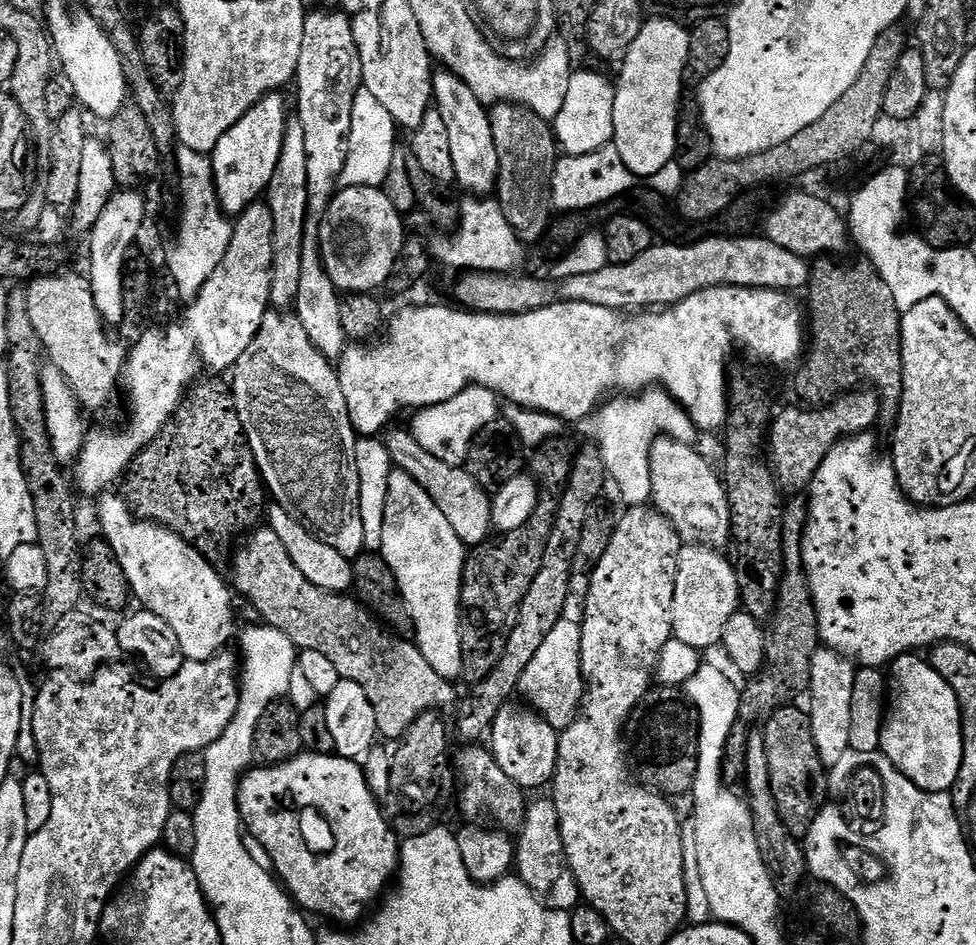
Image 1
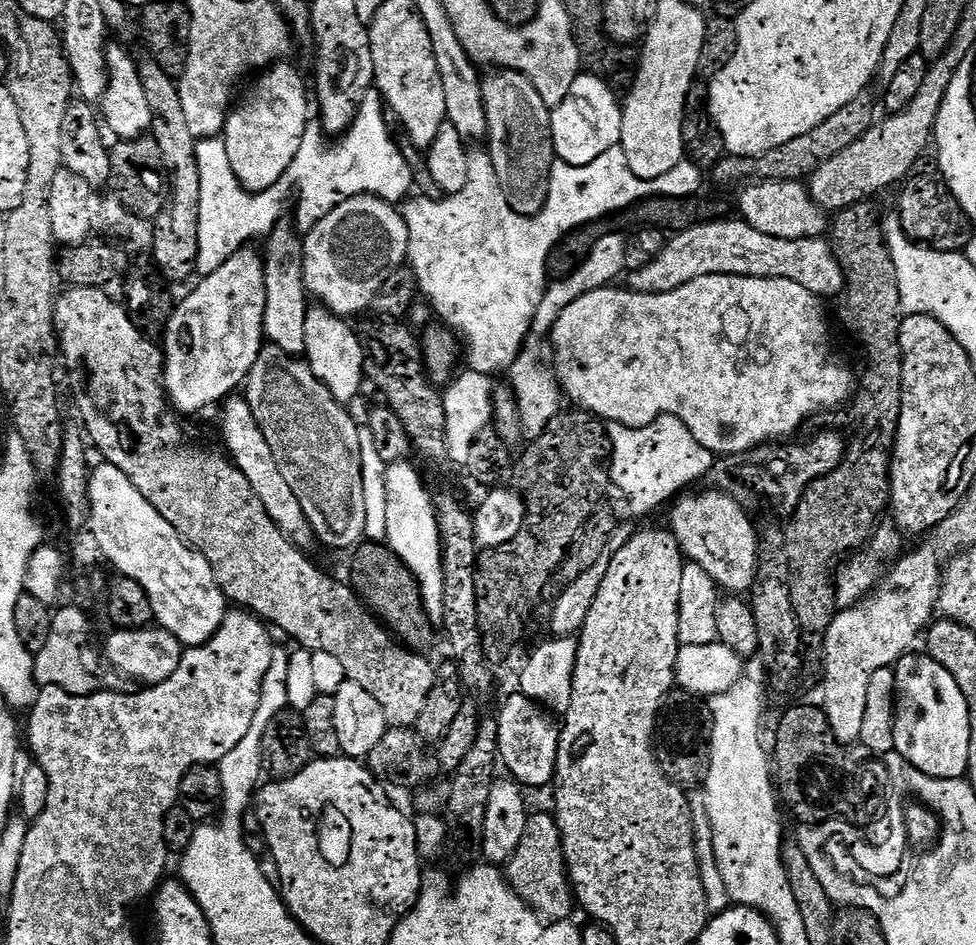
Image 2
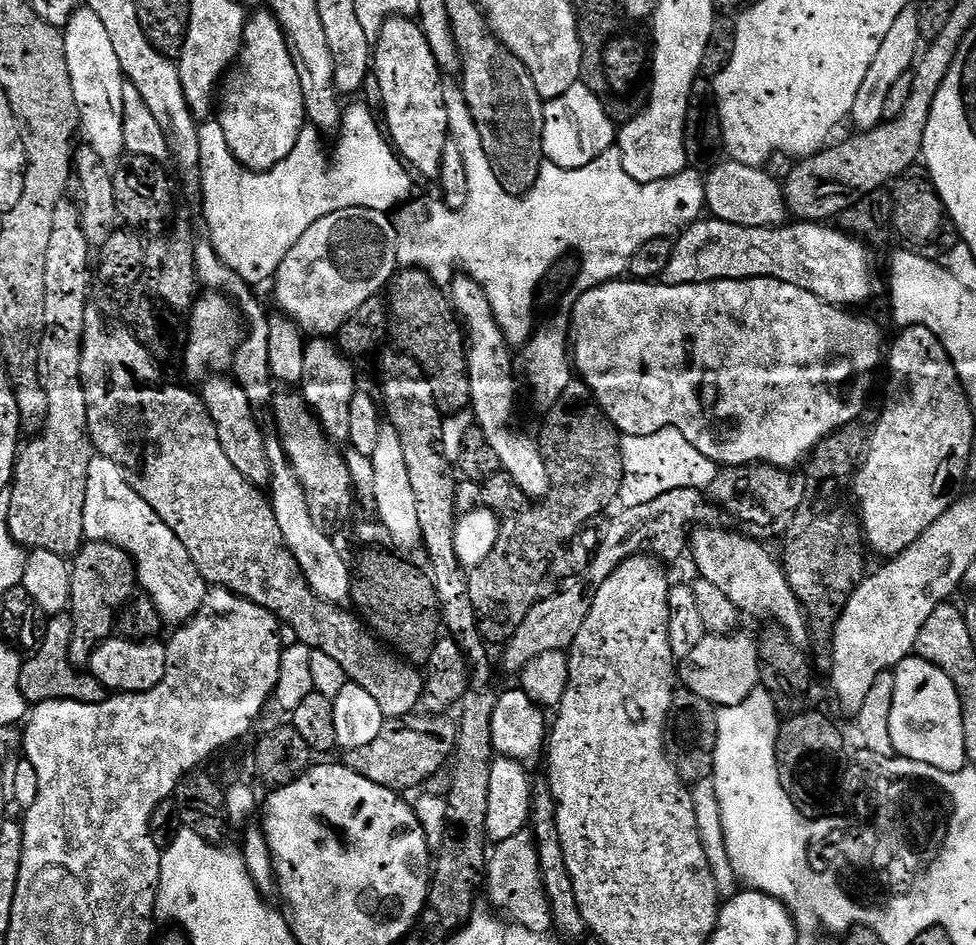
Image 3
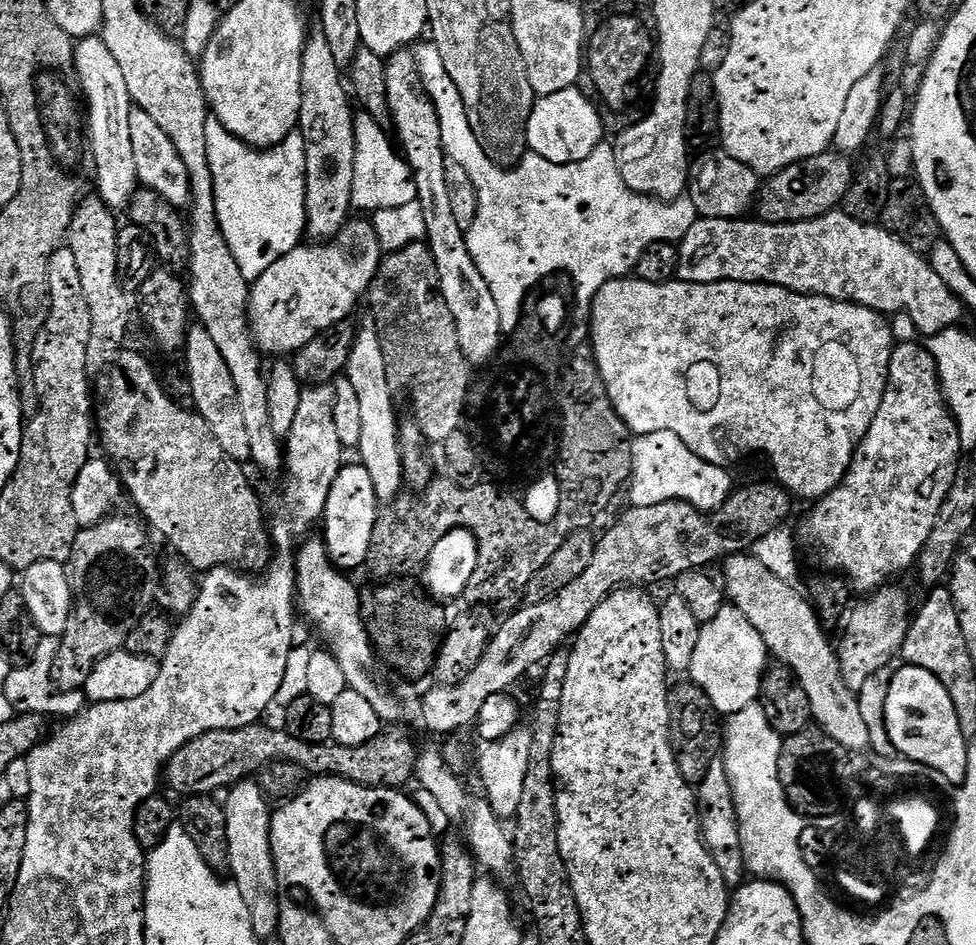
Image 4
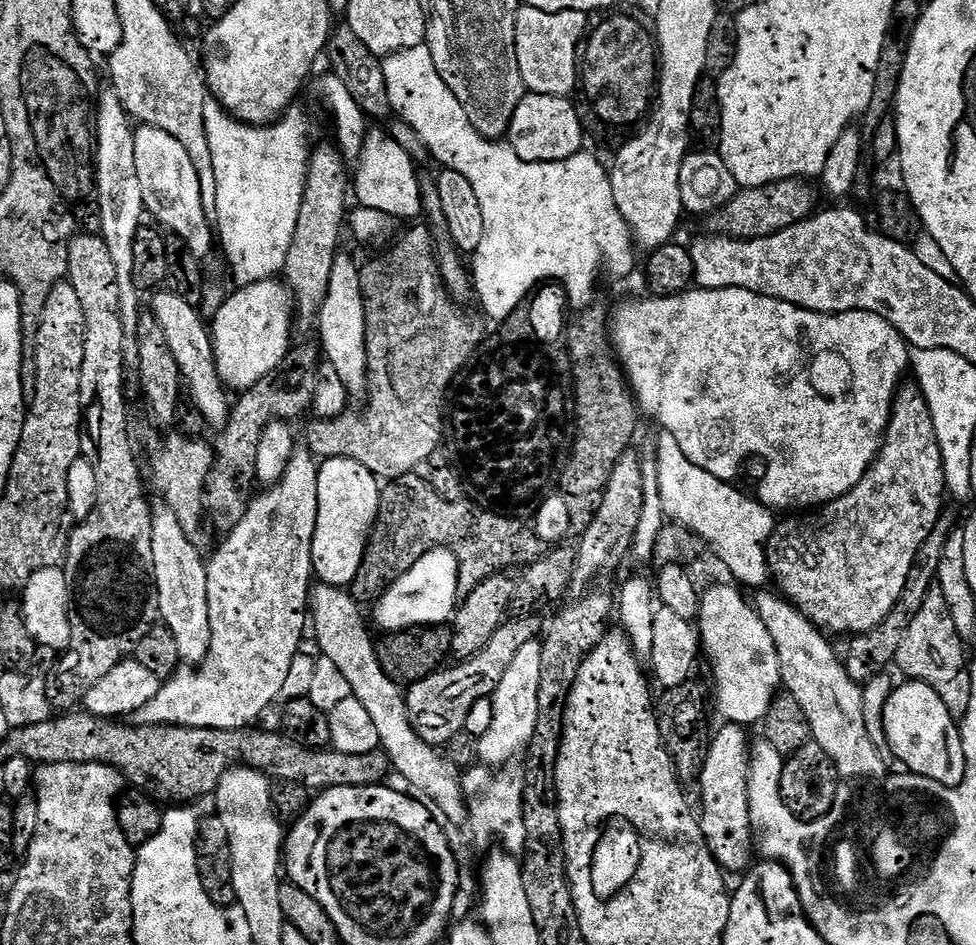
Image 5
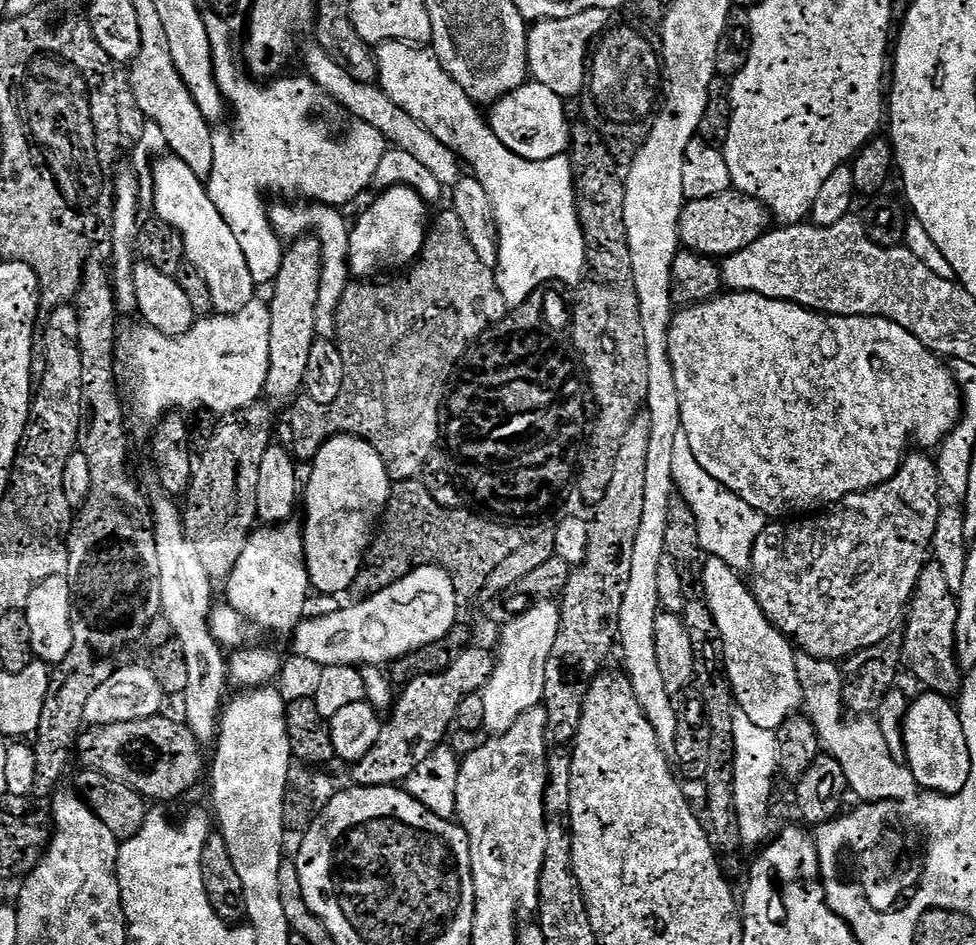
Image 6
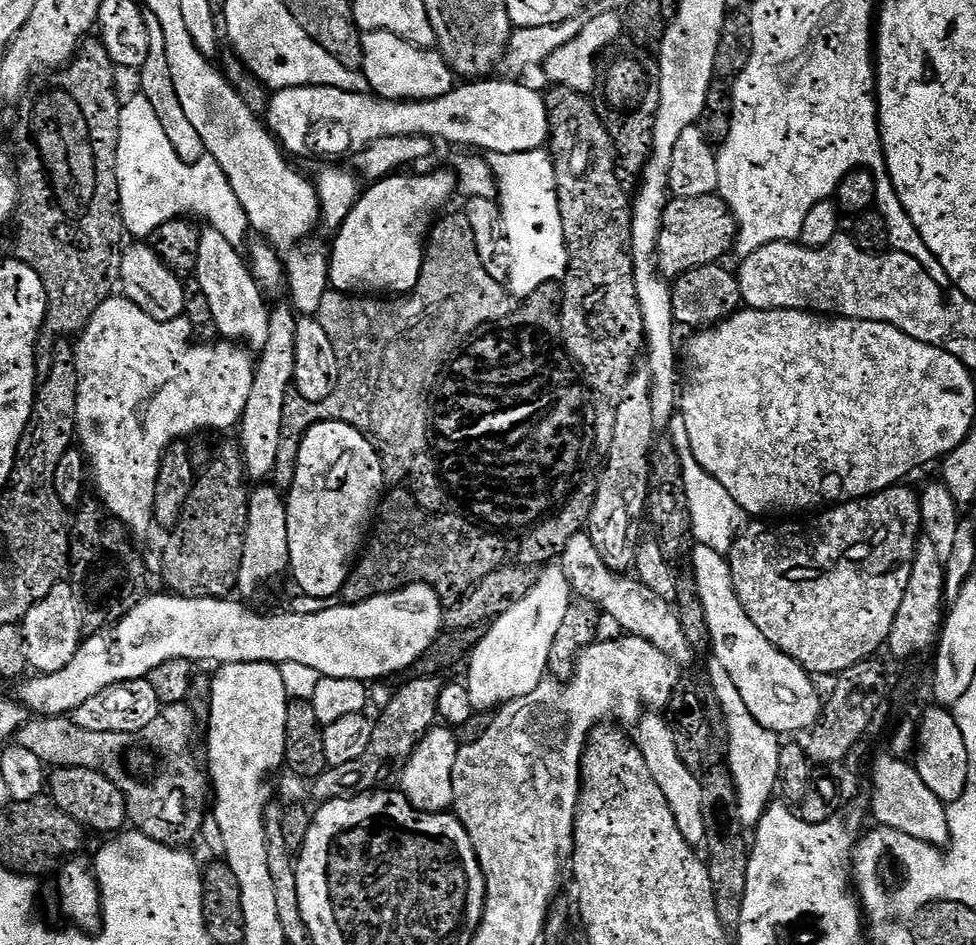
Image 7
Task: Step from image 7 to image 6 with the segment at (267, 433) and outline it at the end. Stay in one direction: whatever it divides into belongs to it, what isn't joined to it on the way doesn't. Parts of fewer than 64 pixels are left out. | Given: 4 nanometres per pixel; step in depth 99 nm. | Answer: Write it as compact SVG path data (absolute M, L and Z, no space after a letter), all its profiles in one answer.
M305 234L287 245L281 269L270 285L270 366L264 383L269 401L291 401L303 389L310 346L318 338L316 303L320 289L320 243L315 235Z

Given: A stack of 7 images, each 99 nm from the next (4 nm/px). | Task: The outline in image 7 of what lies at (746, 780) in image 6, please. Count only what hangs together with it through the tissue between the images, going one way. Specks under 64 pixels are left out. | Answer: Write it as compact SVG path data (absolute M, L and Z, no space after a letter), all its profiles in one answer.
M709 663L708 672L710 683L716 692L717 702L720 703L722 719L728 723L728 760L732 781L736 783L736 797L740 807L740 822L745 829L755 829L762 814L773 803L774 793L778 788L778 754L782 747L782 740L777 733L766 730L746 710L746 702L742 702L742 694L738 694L738 686L730 682L730 674L718 663Z

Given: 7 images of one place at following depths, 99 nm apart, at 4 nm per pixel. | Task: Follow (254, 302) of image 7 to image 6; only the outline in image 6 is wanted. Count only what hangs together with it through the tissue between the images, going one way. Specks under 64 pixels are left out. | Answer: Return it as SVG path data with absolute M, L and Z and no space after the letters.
M171 154L161 155L151 165L151 172L152 184L156 187L152 192L152 200L156 203L155 215L182 234L185 261L192 264L202 278L206 278L213 309L221 316L229 316L257 299L258 285L250 276L245 255L230 226L223 220L222 214L218 214L205 181L194 174L182 158Z

